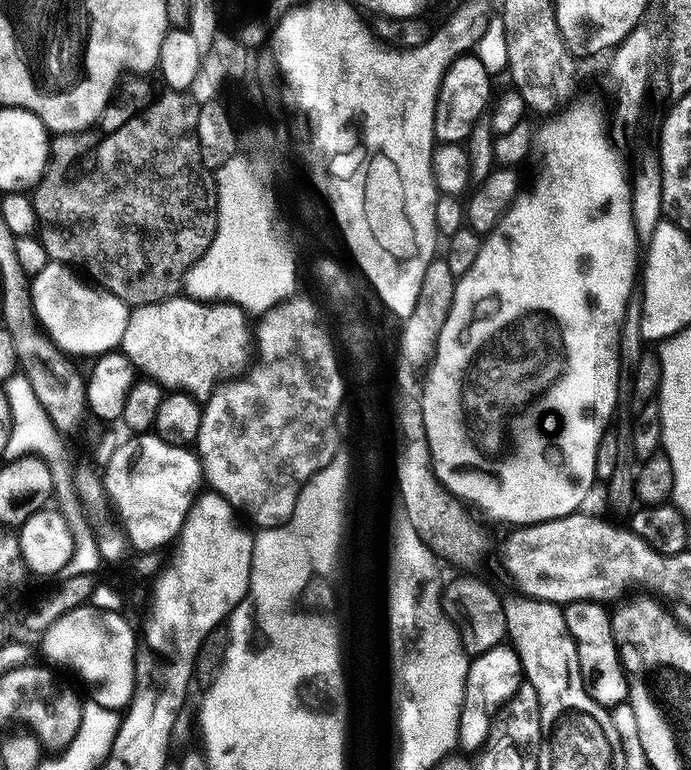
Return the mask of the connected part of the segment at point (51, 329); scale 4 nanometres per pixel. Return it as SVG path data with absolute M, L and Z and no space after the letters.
M46 262L42 270L34 273L30 287L36 318L61 353L95 358L113 351L119 345L128 325L130 308L127 304L121 304L114 294L93 286L87 279L77 275L69 265L55 262Z

